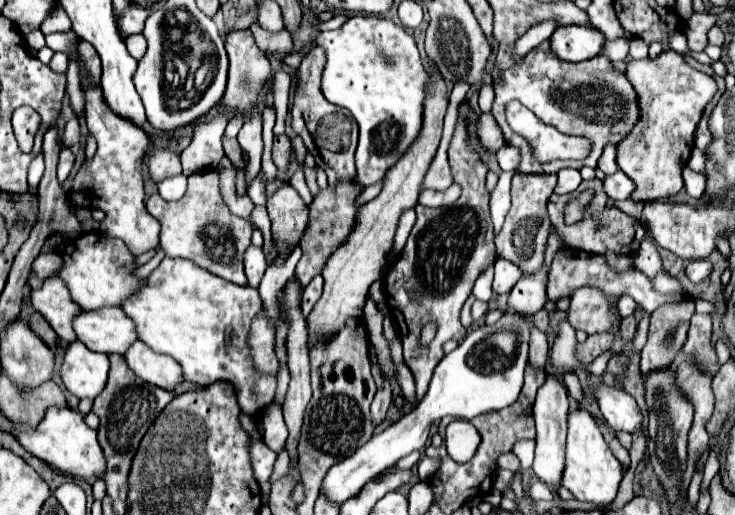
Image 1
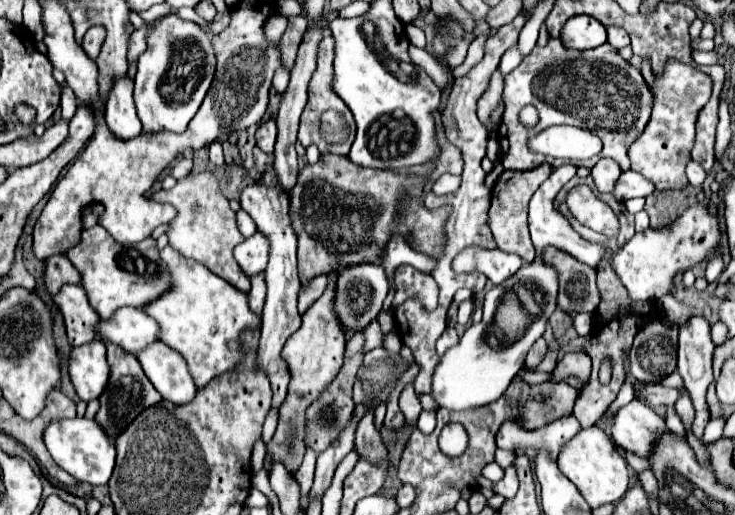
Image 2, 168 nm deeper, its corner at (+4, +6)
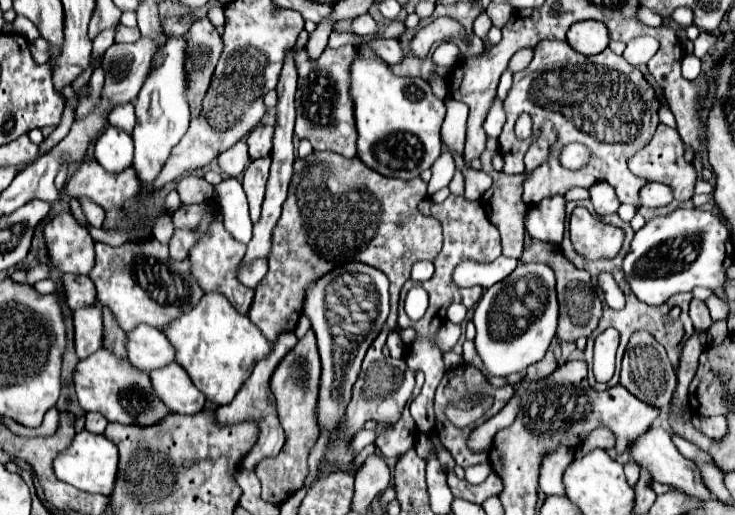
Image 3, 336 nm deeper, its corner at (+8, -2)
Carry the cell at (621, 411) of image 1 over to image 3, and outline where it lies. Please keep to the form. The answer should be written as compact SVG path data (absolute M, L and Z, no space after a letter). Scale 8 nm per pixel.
M650 427L644 435L640 435L634 441L634 445L630 447L630 451L632 451L632 459L642 469L648 469L648 473L652 473L654 481L670 485L670 487L676 487L678 491L684 491L686 495L696 497L696 499L714 499L714 495L710 493L710 489L704 485L698 467L676 449L676 445L670 439L670 433L666 433L662 427Z

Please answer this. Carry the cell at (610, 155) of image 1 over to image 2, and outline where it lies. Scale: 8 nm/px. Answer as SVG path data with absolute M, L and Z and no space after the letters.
M602 157L594 167L592 167L592 177L594 177L594 183L596 187L602 191L602 193L612 193L614 189L614 183L616 179L620 177L622 169L616 161L608 159L608 157Z

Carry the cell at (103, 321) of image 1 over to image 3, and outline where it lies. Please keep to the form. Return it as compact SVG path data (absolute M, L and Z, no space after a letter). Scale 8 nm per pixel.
M138 325L128 333L128 359L142 371L154 371L174 363L176 349L166 335L150 325Z

